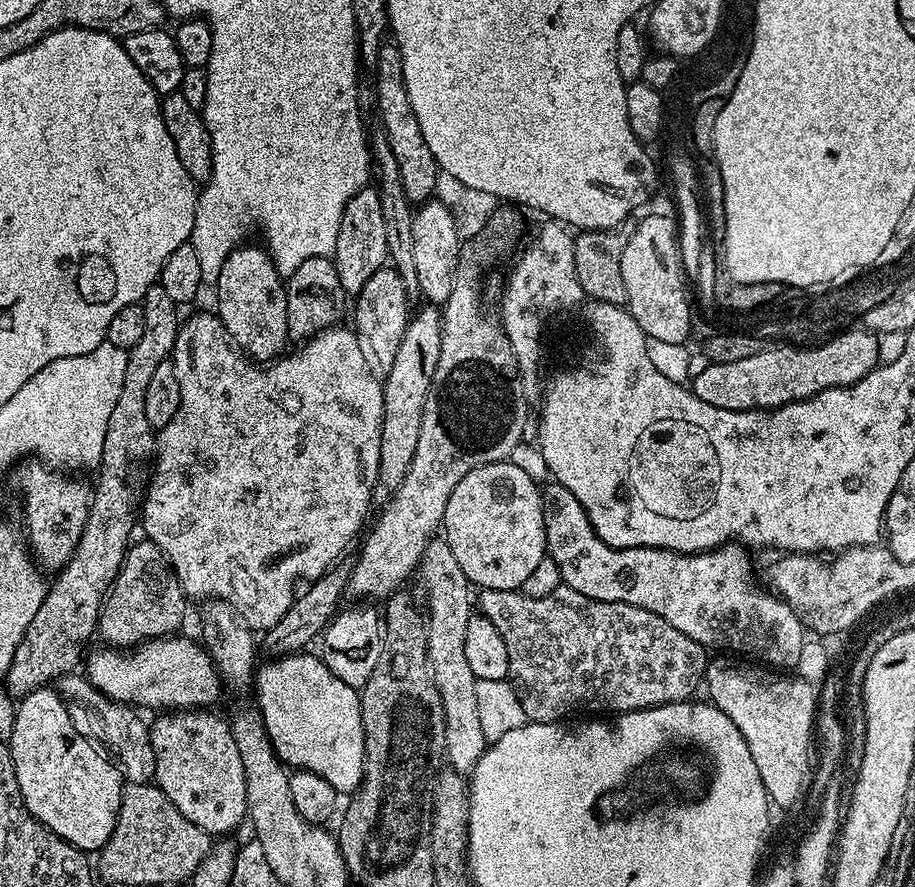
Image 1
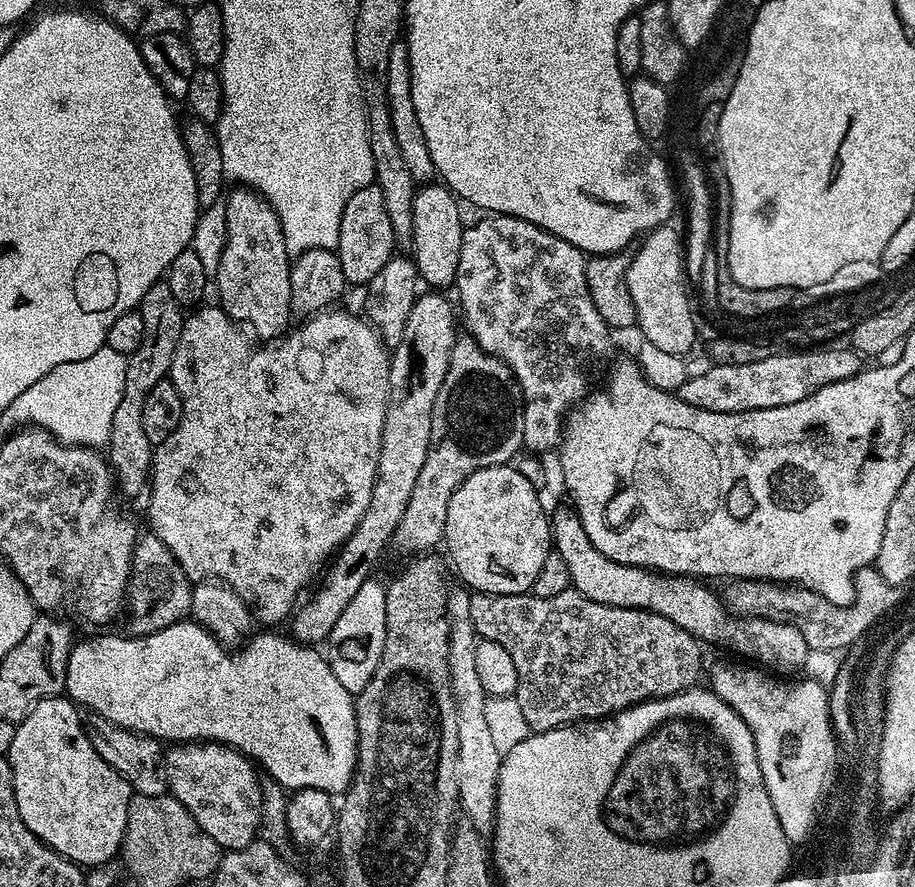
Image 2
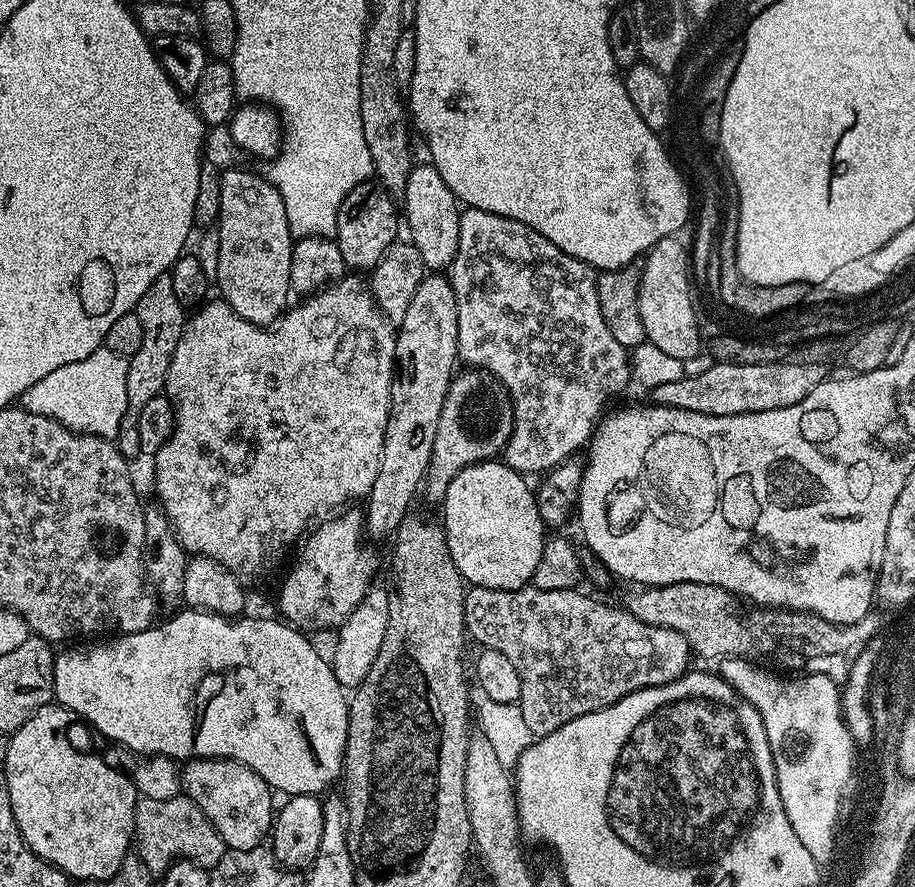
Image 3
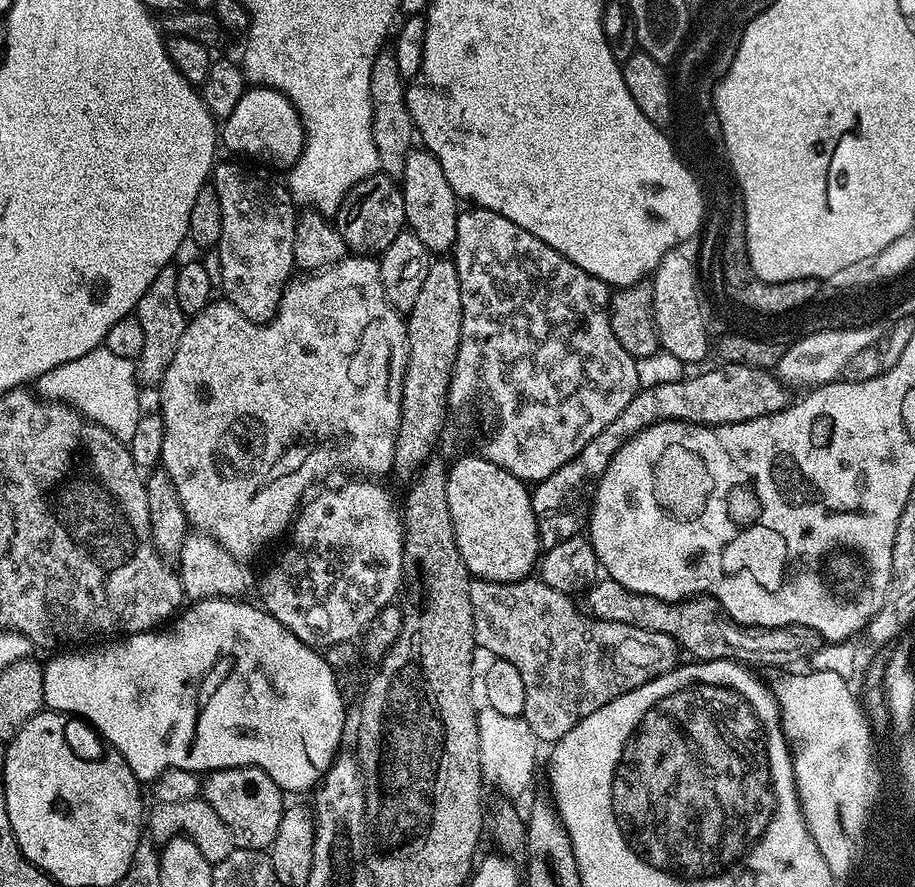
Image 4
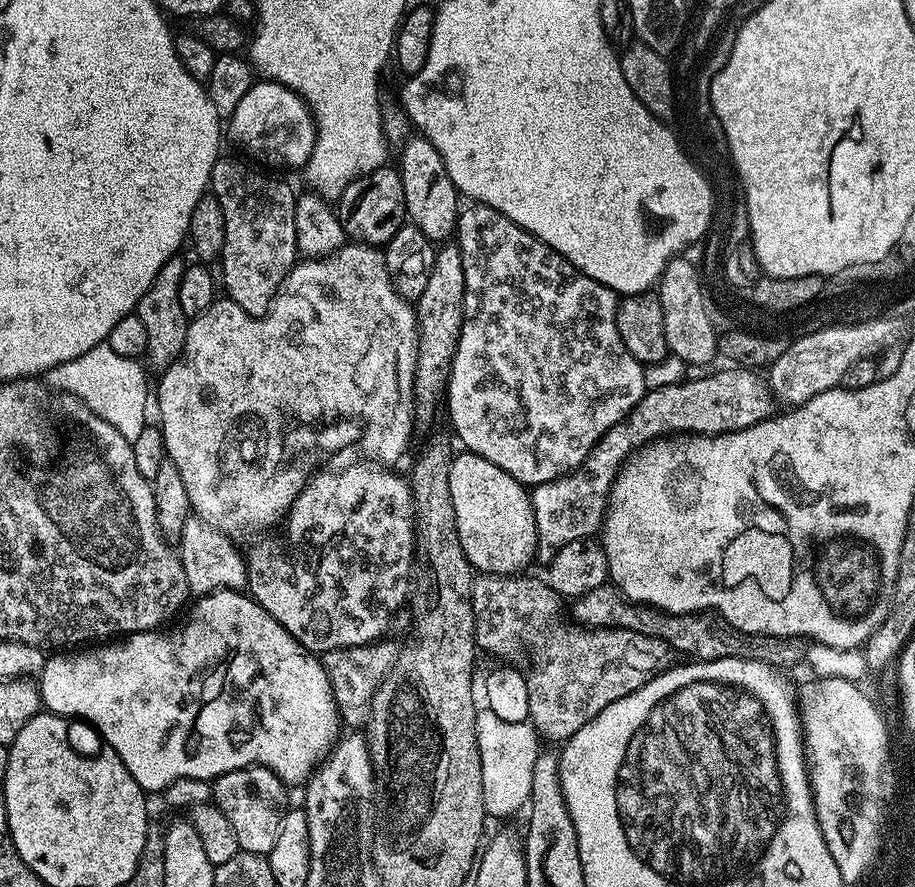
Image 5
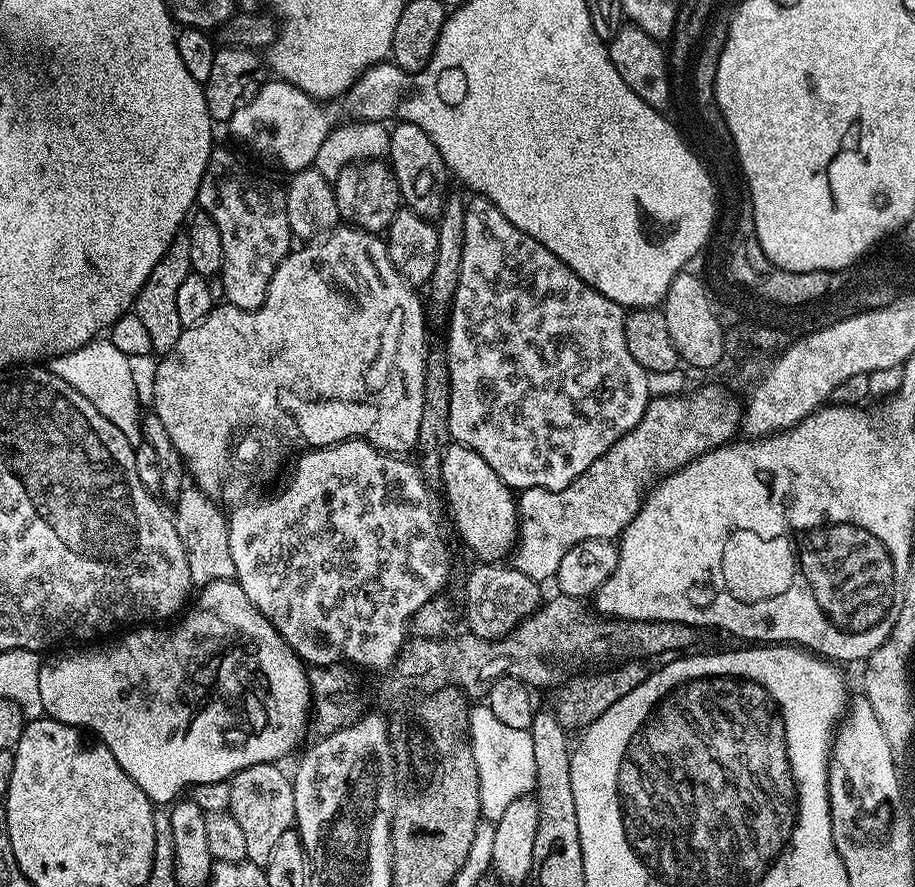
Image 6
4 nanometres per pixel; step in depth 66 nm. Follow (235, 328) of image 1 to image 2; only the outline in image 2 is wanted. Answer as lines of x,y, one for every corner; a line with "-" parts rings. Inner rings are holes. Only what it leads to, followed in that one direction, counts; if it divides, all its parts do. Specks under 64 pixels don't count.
236,186
233,189
227,193
228,204
223,205
228,233
214,274
214,288
220,291
218,304
232,321
241,326
249,324
264,339
261,341
272,342
289,331
294,319
290,253
286,250
278,214
268,199
252,188

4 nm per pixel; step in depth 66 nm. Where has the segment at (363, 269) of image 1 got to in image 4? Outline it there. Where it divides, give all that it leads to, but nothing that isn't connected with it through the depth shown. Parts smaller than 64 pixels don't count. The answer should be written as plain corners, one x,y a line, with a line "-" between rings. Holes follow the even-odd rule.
377,170
373,176
362,178
344,195
343,202
335,209
338,225
345,245
356,254
379,254
400,232
405,231
404,190
393,177

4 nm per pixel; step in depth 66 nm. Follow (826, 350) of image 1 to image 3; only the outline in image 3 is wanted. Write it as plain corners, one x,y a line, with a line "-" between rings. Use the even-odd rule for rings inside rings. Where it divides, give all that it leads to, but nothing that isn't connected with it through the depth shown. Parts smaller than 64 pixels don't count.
791,362
763,363
758,365
724,365
709,363
704,373
696,372
685,374
676,382
663,383
662,386
651,389
651,403
681,408
691,412
701,412
711,416
738,416
750,414
751,412
765,412
766,410
778,410
782,406
794,406
814,390
826,379
826,372
820,364
790,364

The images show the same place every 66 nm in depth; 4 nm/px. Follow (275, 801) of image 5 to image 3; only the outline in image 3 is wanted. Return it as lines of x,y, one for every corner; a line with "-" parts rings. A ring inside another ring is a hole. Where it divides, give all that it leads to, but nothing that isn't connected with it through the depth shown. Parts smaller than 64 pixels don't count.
190,760
182,768
182,792
210,818
225,849
254,850
265,843
274,823
274,790
250,766
237,760

